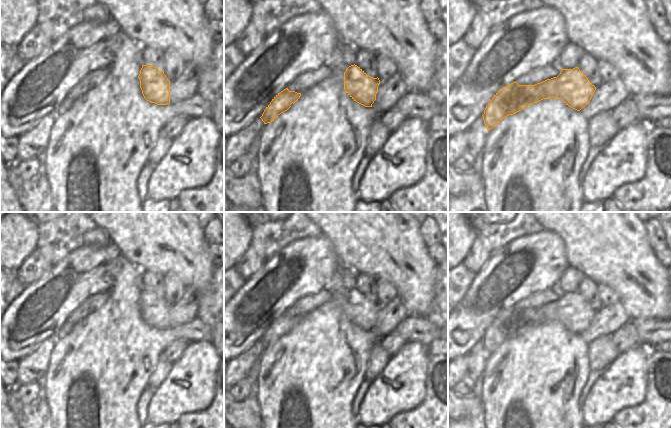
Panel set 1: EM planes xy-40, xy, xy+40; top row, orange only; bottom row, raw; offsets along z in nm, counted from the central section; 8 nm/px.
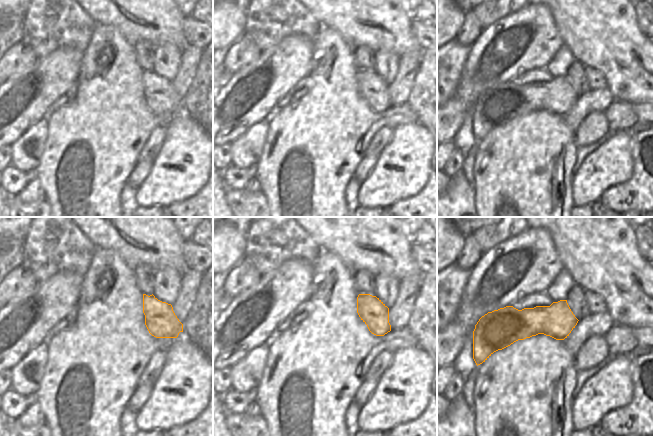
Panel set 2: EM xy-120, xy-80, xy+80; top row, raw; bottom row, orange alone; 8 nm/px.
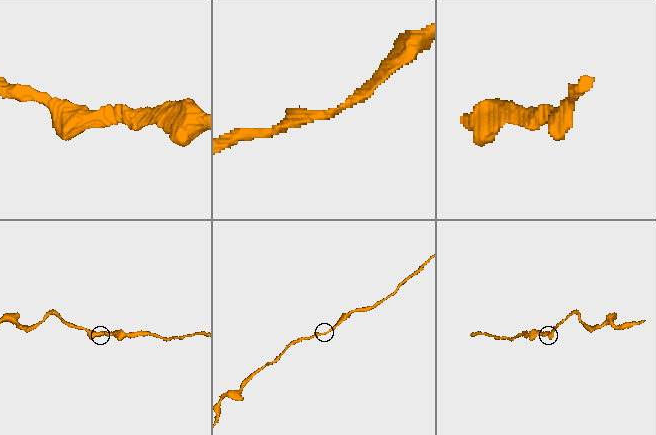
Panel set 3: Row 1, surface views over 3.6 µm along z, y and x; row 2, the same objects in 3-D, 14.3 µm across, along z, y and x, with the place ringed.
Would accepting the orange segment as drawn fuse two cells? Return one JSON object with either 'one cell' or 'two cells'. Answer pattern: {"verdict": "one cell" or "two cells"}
{"verdict": "one cell"}

